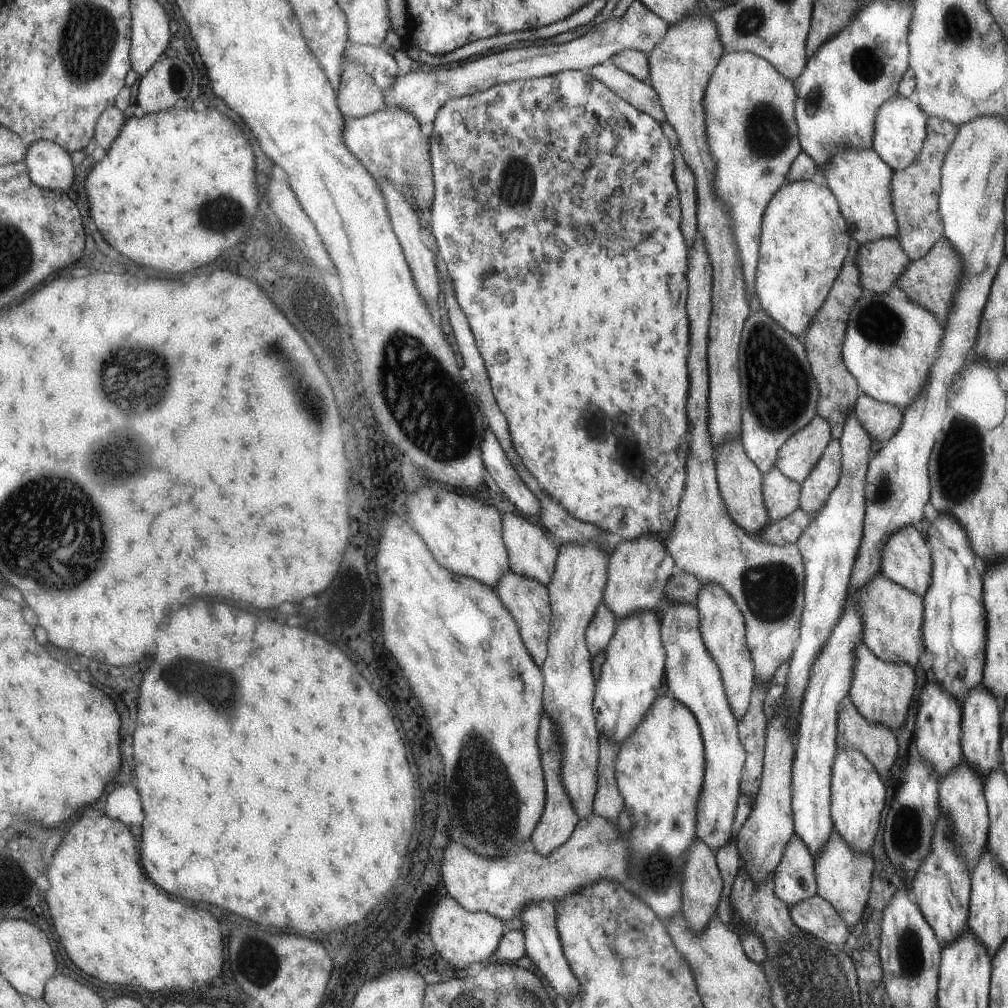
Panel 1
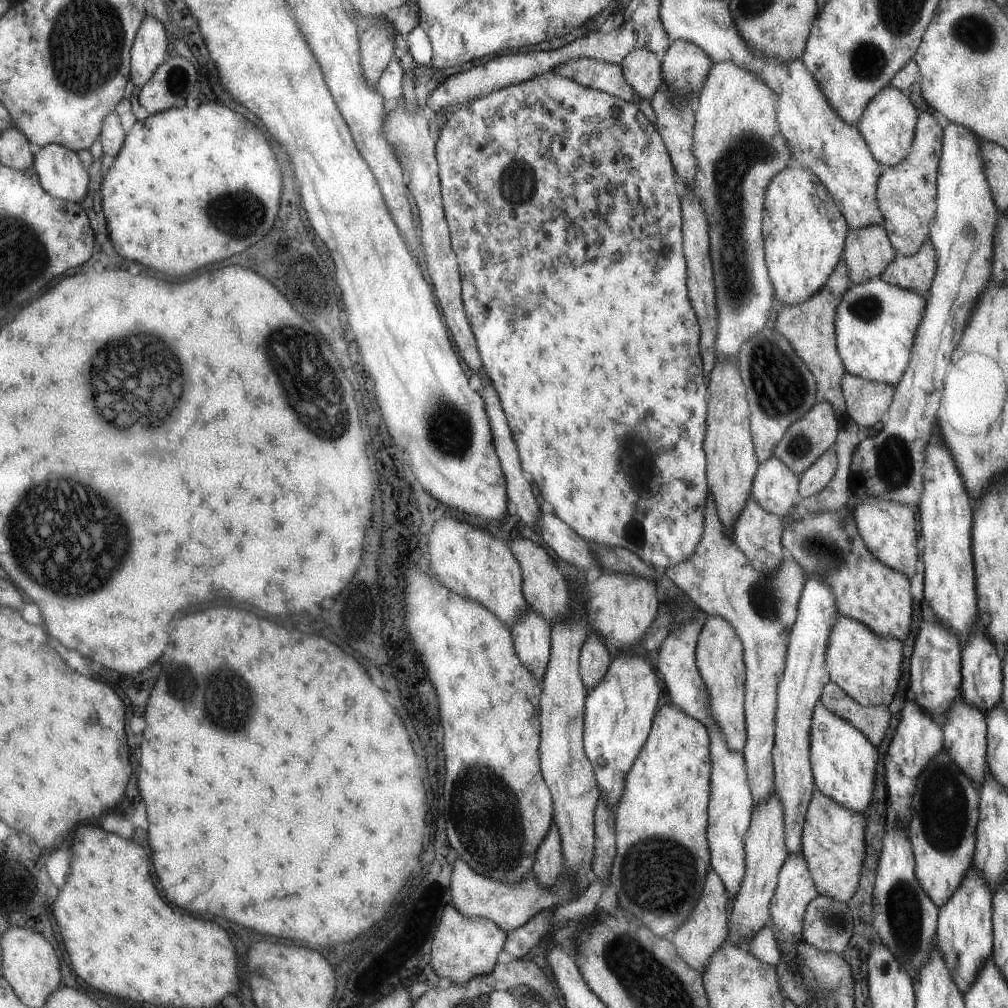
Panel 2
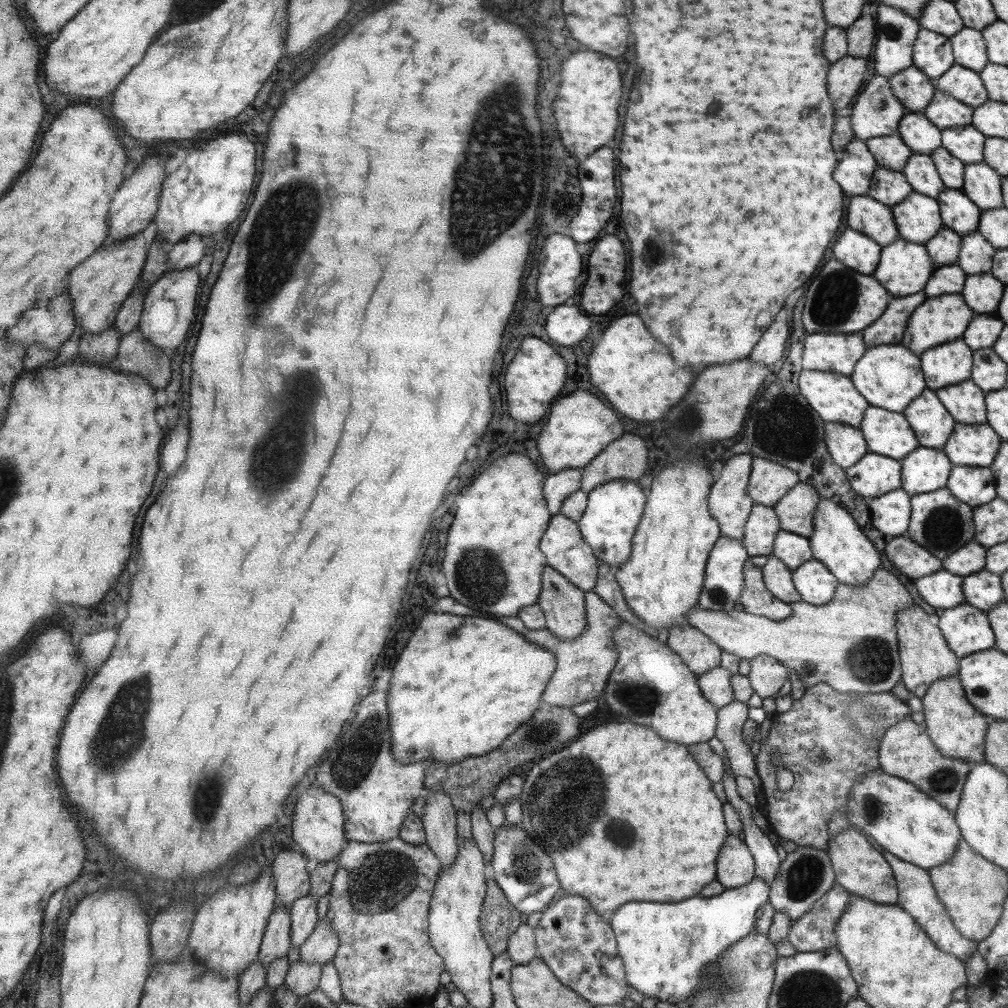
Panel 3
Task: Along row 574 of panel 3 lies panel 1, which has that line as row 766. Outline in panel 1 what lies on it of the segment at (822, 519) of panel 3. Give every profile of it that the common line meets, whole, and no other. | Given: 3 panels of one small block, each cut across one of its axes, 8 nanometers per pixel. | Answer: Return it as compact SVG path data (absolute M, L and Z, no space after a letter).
M838 749L831 786L835 830L856 853L871 852L886 806L886 788L875 766L858 749Z

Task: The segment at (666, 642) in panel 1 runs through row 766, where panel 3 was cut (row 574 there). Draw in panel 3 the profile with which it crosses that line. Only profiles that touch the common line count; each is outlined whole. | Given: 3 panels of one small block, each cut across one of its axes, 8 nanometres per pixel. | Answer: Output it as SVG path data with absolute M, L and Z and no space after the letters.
M719 538L707 563L706 584L699 596L699 606L708 610L731 611L745 586L743 567L747 548L740 539Z

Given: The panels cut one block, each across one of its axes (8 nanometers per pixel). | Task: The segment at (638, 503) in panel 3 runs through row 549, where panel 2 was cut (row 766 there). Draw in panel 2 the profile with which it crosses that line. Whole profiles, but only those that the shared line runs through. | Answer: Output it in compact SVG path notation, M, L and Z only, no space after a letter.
M620 654L616 656L606 672L606 676L594 686L587 696L586 716L584 717L584 746L588 760L595 770L599 784L599 793L604 796L606 804L615 808L619 804L627 774L639 758L644 742L647 742L654 724L660 686L658 686L658 670L654 670L648 658L642 656L628 658Z

